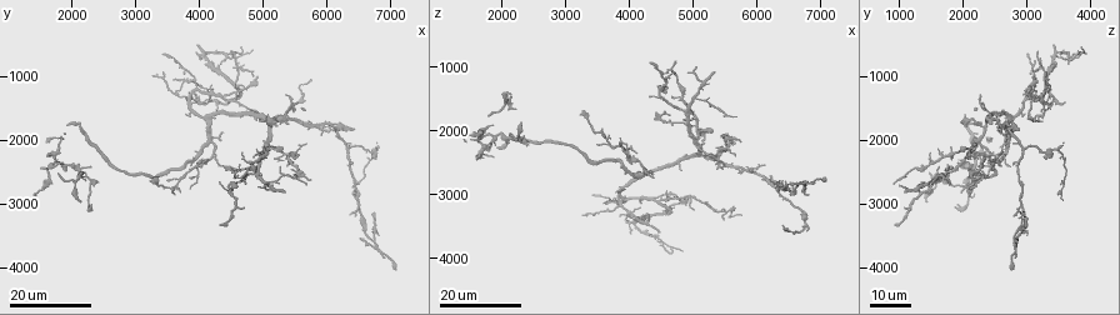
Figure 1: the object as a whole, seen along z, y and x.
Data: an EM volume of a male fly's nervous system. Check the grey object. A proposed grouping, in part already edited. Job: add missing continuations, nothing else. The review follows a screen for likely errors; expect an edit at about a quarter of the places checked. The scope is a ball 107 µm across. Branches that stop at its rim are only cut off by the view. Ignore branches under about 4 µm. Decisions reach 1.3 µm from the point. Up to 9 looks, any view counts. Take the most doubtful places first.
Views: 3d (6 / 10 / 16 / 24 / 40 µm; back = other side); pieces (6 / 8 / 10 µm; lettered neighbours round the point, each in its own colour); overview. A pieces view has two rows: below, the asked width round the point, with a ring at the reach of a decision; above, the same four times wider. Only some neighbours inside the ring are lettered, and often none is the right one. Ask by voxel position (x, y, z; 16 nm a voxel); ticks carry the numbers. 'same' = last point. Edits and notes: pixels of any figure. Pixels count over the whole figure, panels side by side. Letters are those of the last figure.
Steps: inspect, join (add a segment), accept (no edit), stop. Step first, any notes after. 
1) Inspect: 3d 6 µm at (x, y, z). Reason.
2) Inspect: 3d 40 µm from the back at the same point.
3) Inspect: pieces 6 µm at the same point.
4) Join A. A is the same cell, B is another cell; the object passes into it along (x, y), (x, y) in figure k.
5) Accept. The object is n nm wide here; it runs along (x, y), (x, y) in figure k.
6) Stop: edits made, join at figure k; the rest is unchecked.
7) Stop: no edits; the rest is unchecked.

Inspect: 3d 16 µm at (4350, 3350, 950). End of a long branch.

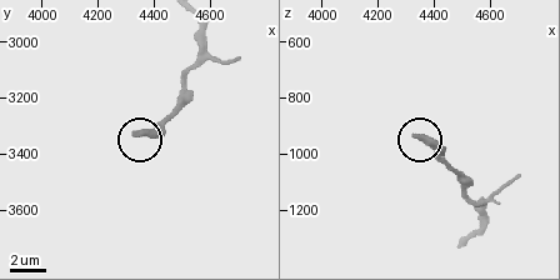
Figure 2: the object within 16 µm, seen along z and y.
Inspect: pieces 6 µm at (4340, 3320, 940).

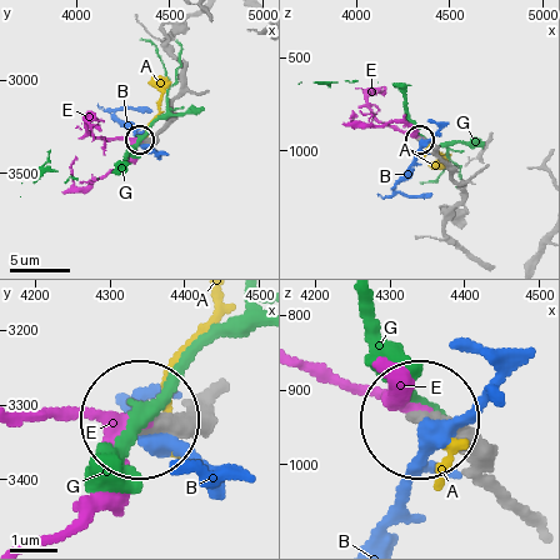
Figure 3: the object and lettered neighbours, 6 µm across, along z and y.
Join E. The object is 320 nm wide here; E is the same cell, A, B and G are other cells; the object passes into it along (203, 393), (139, 429), (23, 416) in figure 3; the neuron continues.

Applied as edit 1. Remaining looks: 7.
Inspect: 3d 24 µm at (4450, 1400, 3600). Free end.

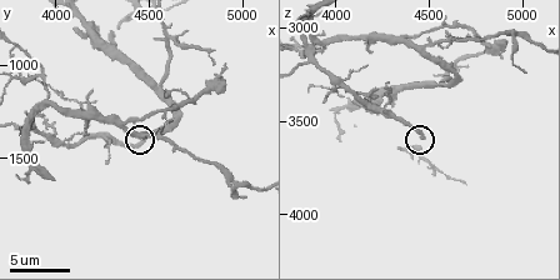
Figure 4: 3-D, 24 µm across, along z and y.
Inspect: pieces 8 µm at the same point.

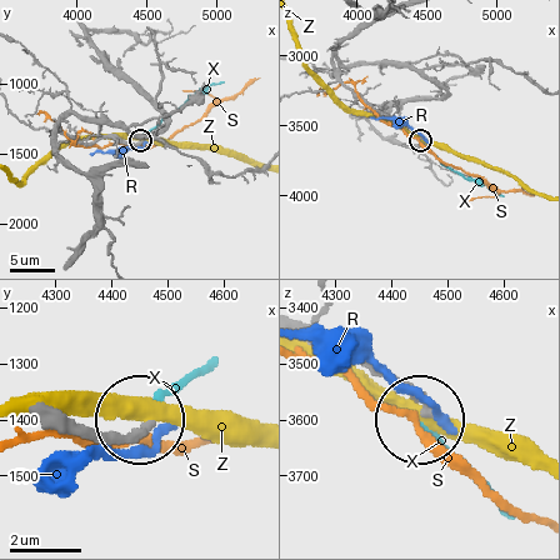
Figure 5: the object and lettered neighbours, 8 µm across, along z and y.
Accept. The object is 230 nm wide here; R, S, X and Z are other cells; it runs along (71, 423), (108, 435), (143, 426) in figure 5; none of them fits.

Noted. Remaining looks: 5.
Inspect: 3d 16 µm at (4400, 2400, 2750). An open end.

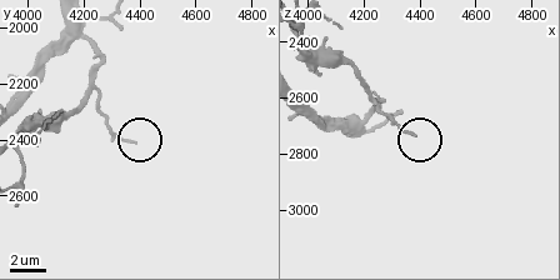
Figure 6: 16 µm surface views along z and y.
Inspect: 3d 6 µm at (4390, 2400, 2740).

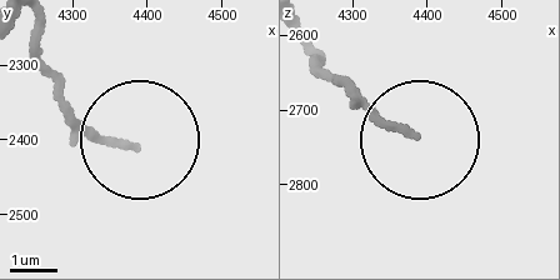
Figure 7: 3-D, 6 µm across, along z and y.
Inspect: pieces 6 µm at (4380, 2410, 2730).

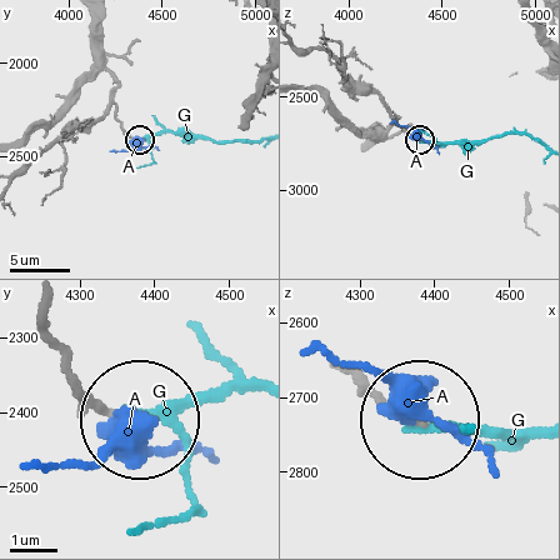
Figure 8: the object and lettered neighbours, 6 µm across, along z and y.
Accept. The object is 140 nm wide here; A and G are other cells; it runs along (91, 75), (103, 70), (111, 75), (116, 118), (138, 139) in figure 8; none of them fits.

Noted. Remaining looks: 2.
Inspect: pieces 8 µm at (3960, 1320, 3400). Tapers out.

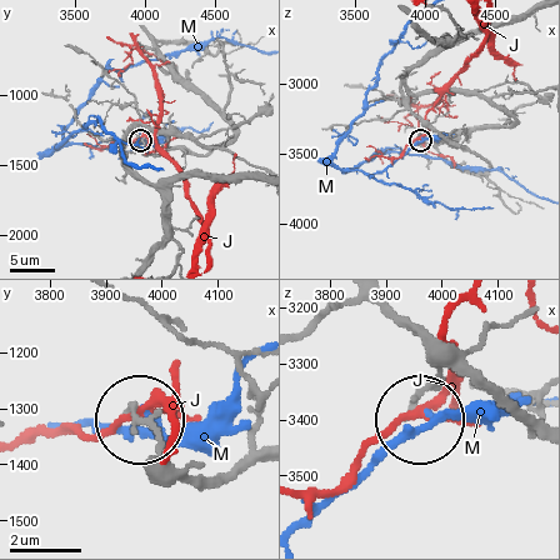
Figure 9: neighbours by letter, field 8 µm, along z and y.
Accept. J and M are other cells; it runs along (384, 305), (438, 374), (410, 419) in figure 9; none of them fits.

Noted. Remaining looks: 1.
Stop: edits made, join at figure 3; the rest is unchecked.

